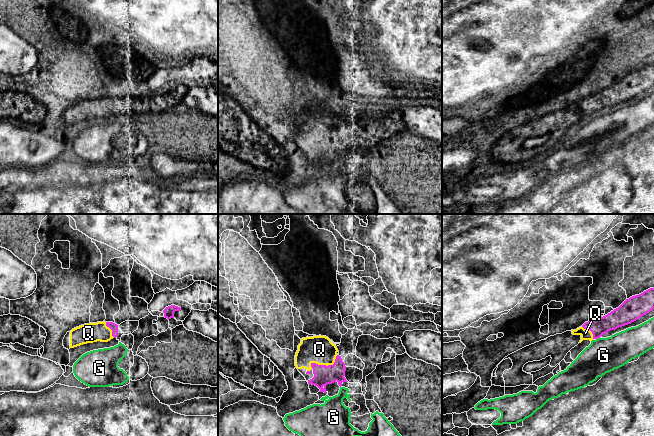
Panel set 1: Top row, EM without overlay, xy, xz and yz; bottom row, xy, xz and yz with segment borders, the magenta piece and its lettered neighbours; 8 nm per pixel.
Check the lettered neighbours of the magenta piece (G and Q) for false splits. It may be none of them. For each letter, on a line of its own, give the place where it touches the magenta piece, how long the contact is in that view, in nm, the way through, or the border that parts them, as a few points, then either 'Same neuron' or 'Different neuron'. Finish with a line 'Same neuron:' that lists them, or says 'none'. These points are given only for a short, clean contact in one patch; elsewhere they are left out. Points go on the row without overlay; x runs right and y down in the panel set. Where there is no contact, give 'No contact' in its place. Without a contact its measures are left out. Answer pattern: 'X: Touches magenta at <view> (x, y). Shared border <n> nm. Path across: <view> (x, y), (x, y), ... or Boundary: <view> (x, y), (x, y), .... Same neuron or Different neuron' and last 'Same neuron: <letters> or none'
G: Touches magenta at yz (597, 114). Shared border 40 nm. Boundary: yz (599, 113), (596, 115). Different neuron
Q: Touches magenta at xz (325, 141). Shared border 240 nm. Path across: xz (323, 151), (325, 141), (319, 125). Same neuron
Same neuron: Q

